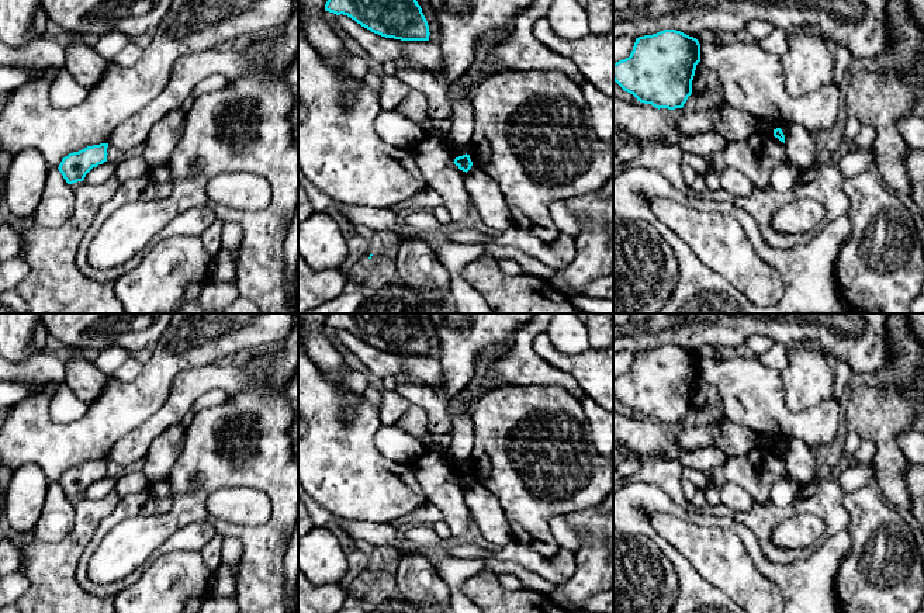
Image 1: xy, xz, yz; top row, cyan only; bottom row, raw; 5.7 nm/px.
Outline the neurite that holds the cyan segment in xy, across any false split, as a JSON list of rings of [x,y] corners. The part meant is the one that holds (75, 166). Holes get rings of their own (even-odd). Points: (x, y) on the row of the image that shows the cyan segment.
[[[108,143],[93,145],[65,156],[58,169],[66,183],[83,181],[93,167],[107,162],[107,148]]]

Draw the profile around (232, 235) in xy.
[[[224,221],[221,232],[221,250],[231,252],[238,263],[242,252],[243,231],[235,222]]]

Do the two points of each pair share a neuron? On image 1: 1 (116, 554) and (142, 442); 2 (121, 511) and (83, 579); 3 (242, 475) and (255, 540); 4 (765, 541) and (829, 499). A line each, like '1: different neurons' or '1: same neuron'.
1: different neurons
2: same neuron
3: same neuron
4: same neuron

